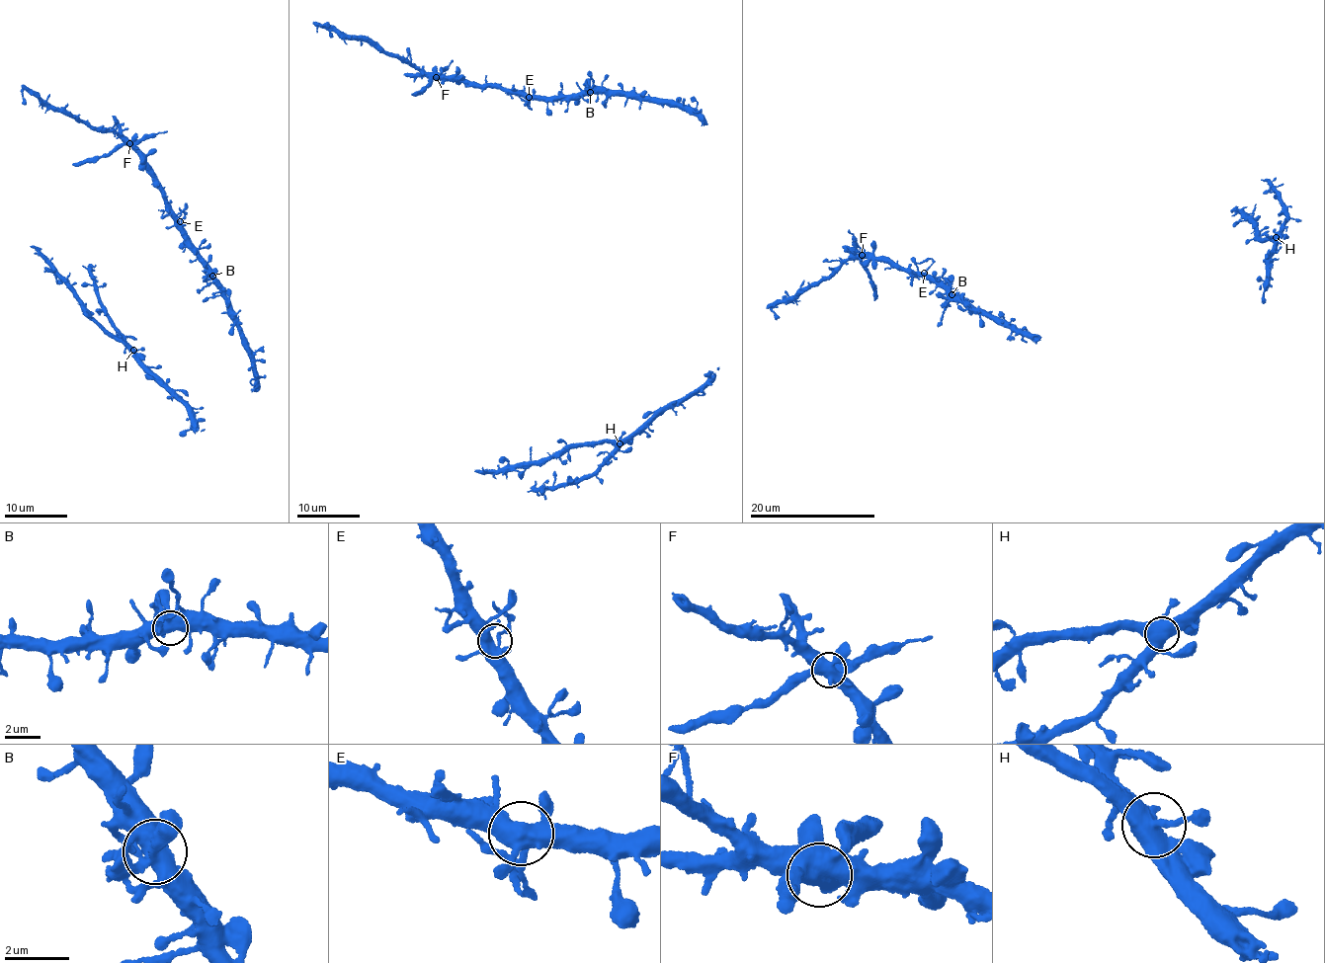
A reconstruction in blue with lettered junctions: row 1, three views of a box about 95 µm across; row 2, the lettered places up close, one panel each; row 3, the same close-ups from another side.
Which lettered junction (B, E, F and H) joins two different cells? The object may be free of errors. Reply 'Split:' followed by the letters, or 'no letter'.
Split: F

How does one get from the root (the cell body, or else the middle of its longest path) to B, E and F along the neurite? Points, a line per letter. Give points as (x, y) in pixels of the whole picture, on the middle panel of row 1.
B: (702, 125), (700, 118), (675, 105), (606, 92), (590, 92)
E: (702, 125), (700, 118), (678, 107), (644, 99), (603, 93), (539, 101), (529, 97)
F: (702, 125), (700, 118), (675, 105), (606, 92), (529, 98), (493, 84), (477, 86), (461, 79), (436, 78)

